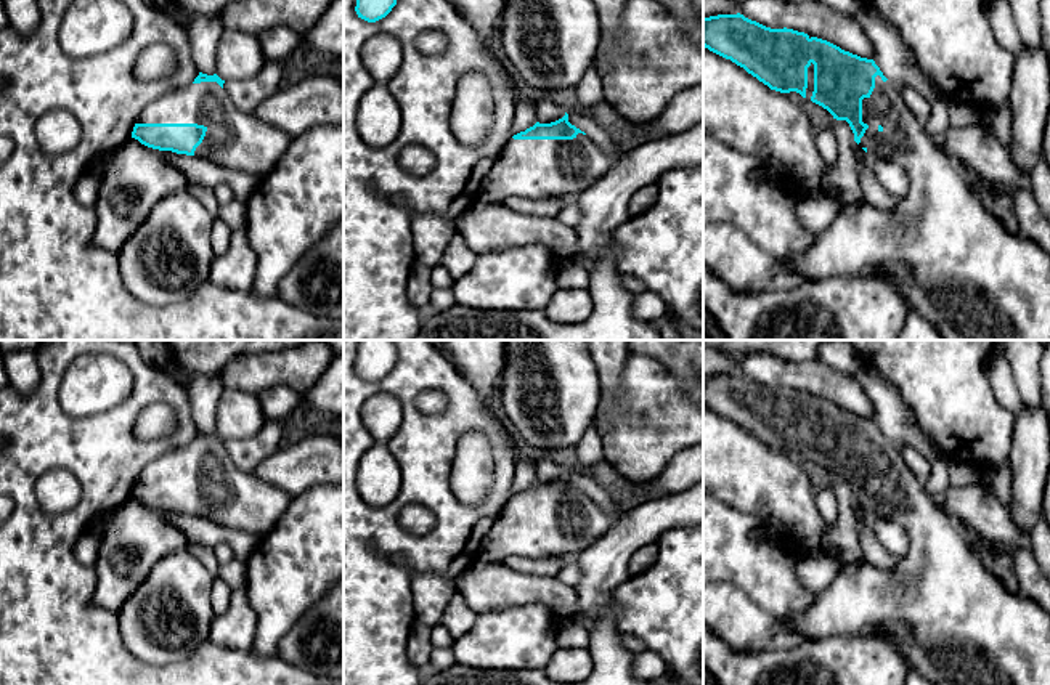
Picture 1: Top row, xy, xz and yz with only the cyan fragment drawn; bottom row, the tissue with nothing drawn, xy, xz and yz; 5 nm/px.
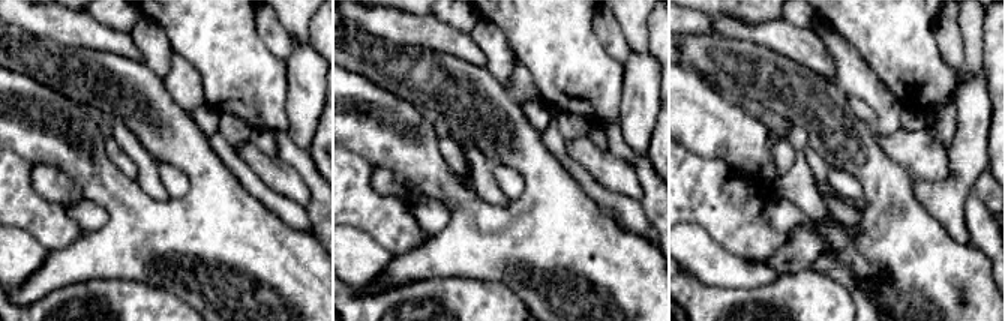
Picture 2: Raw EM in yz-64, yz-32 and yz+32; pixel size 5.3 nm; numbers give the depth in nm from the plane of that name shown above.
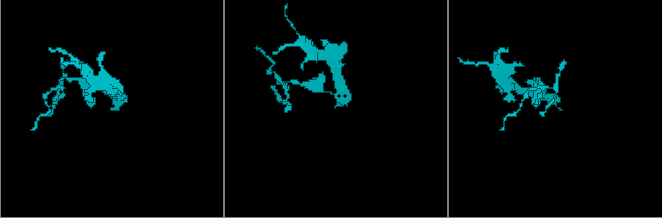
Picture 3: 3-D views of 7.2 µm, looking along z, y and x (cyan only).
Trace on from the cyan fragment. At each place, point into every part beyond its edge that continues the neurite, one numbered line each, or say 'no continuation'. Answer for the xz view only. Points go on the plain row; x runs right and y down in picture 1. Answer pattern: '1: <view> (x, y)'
1: xz (538, 528)

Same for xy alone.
1: xy (235, 499)

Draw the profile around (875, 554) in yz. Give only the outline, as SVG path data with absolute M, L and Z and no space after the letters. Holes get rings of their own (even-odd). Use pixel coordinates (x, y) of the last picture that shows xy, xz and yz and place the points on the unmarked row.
M854 502L854 515L857 537L865 560L885 573L893 573L897 566L897 557L891 555L875 537L867 520L867 512L857 502Z

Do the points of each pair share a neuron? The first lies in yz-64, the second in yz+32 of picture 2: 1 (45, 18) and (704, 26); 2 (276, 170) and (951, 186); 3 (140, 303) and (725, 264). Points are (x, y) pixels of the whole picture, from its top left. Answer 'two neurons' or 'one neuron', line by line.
1: two neurons
2: two neurons
3: two neurons

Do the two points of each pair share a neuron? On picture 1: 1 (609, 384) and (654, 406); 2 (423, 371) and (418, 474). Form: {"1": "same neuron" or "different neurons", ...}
{"1": "different neurons", "2": "same neuron"}

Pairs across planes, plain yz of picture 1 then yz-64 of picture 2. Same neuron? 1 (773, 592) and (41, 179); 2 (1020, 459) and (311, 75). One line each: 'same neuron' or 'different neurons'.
1: different neurons
2: same neuron

